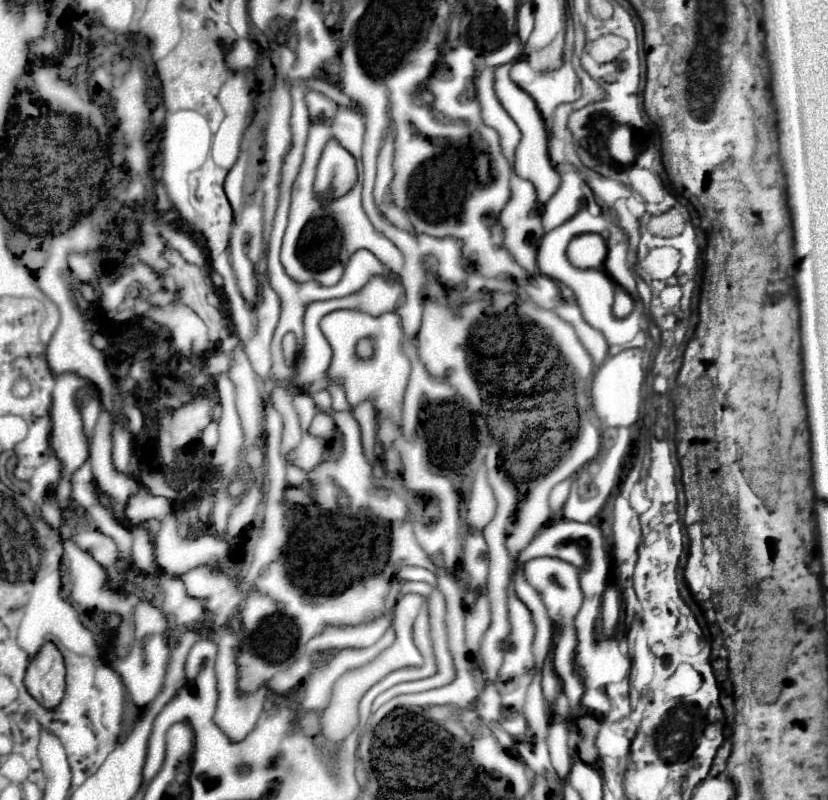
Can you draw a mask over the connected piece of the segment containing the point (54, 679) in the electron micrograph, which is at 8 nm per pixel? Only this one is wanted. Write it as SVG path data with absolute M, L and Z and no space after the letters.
M46 642L38 654L30 658L24 684L42 706L52 708L58 706L64 696L64 674L60 650L52 642Z

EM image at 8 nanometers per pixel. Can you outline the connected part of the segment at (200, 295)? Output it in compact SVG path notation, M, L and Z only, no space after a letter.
M166 250L164 258L172 264L172 268L166 270L166 274L172 274L176 278L176 284L180 290L178 292L180 302L190 306L194 312L198 312L198 316L206 322L206 326L210 326L210 332L218 340L218 332L222 328L222 314L206 300L208 284L204 280L202 270L194 264L188 264L178 252L172 252L172 250Z

